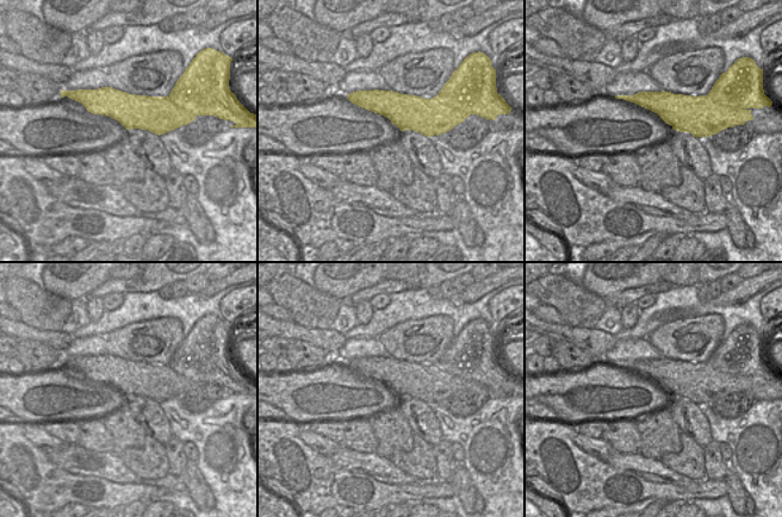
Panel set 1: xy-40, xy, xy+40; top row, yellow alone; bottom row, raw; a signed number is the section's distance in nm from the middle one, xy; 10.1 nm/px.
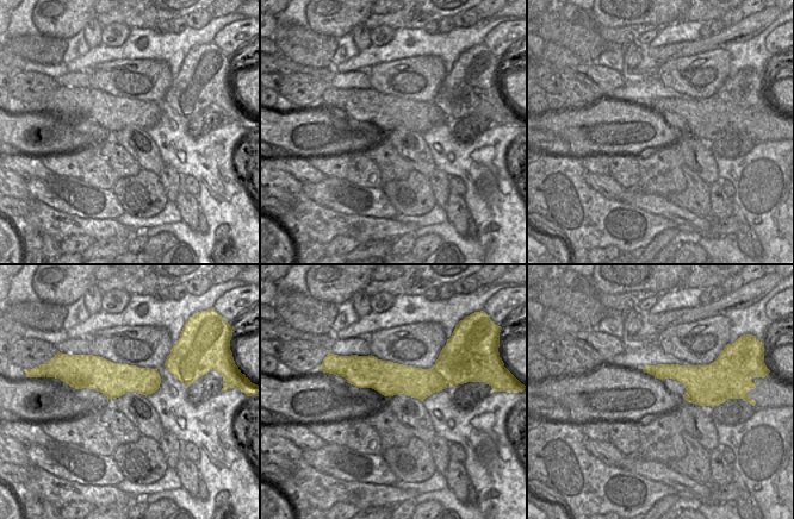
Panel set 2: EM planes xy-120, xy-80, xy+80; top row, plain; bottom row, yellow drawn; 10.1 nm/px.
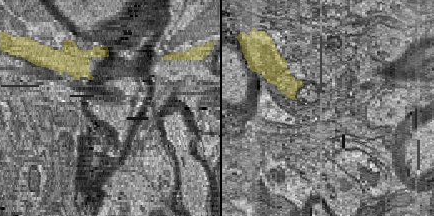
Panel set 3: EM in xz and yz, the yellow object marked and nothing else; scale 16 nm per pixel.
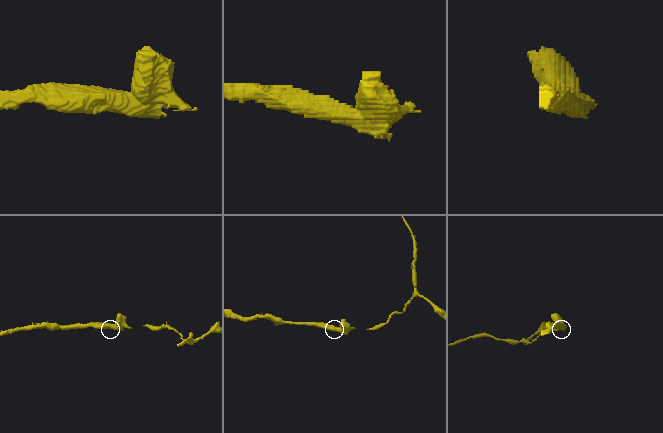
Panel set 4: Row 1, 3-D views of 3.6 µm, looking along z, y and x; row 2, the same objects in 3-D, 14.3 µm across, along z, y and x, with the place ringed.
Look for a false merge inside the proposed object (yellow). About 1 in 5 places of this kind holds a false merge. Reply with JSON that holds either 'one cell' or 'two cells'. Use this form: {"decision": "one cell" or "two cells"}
{"decision": "two cells"}

